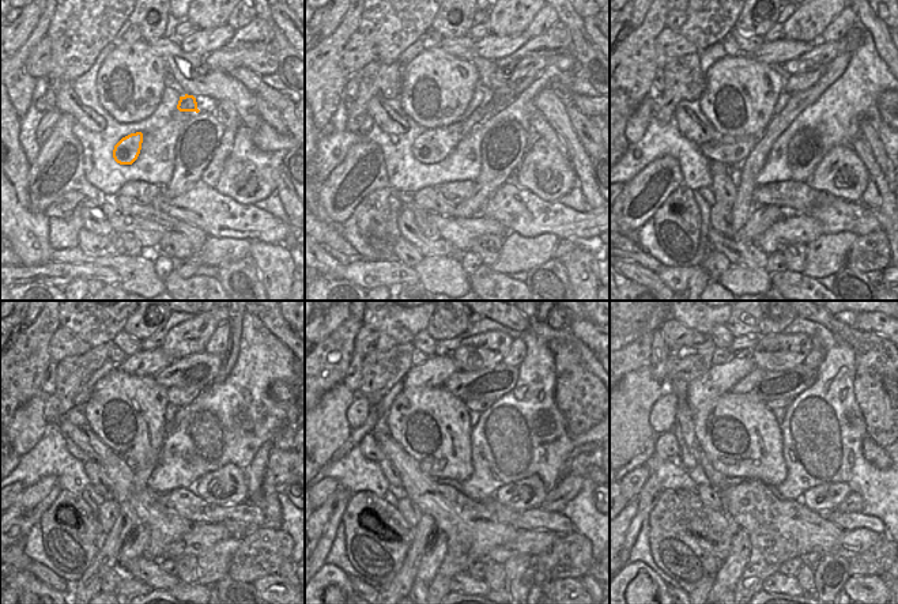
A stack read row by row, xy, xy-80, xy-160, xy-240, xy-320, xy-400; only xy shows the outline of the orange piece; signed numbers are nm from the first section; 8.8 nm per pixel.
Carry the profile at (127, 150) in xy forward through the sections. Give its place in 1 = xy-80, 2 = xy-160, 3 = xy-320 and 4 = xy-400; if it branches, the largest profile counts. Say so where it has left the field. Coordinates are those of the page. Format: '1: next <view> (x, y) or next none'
1: next xy-80 (433, 146)
2: next xy-160 (732, 151)
3: next xy-320 (369, 446)
4: next xy-400 (667, 446)

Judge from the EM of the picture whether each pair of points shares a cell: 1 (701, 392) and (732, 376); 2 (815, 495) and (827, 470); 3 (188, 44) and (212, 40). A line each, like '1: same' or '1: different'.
1: same
2: different
3: same

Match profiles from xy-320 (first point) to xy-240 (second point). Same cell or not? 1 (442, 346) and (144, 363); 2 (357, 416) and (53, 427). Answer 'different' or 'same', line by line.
1: different
2: different

